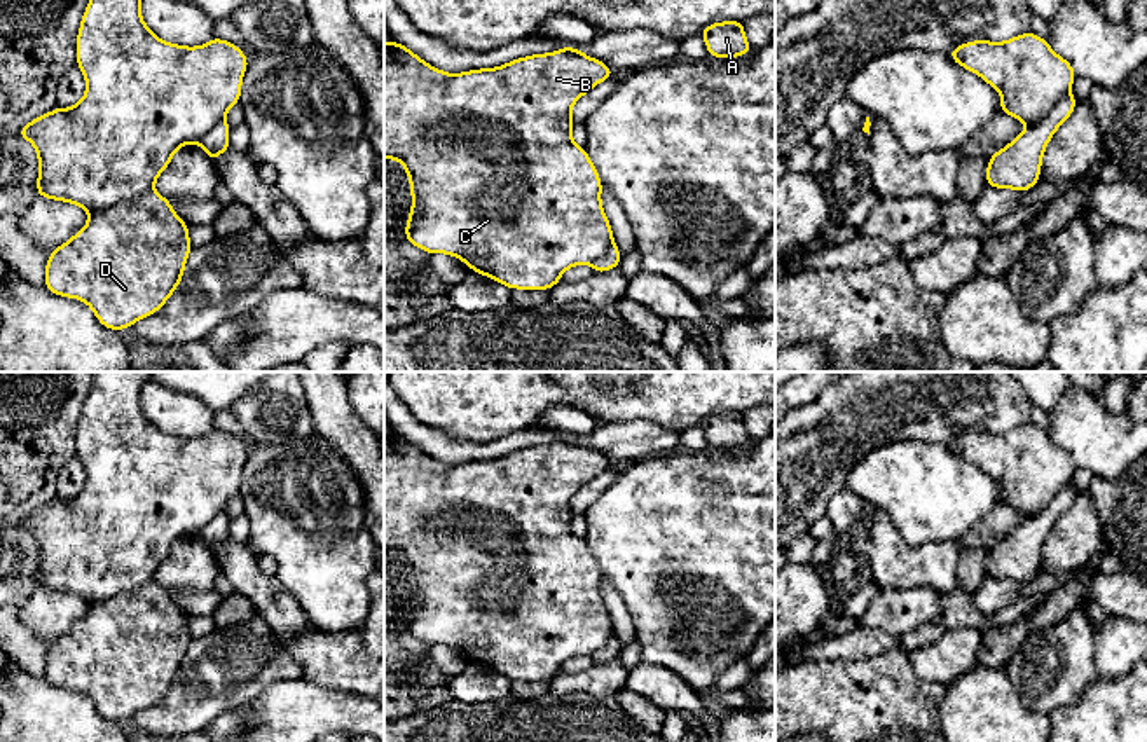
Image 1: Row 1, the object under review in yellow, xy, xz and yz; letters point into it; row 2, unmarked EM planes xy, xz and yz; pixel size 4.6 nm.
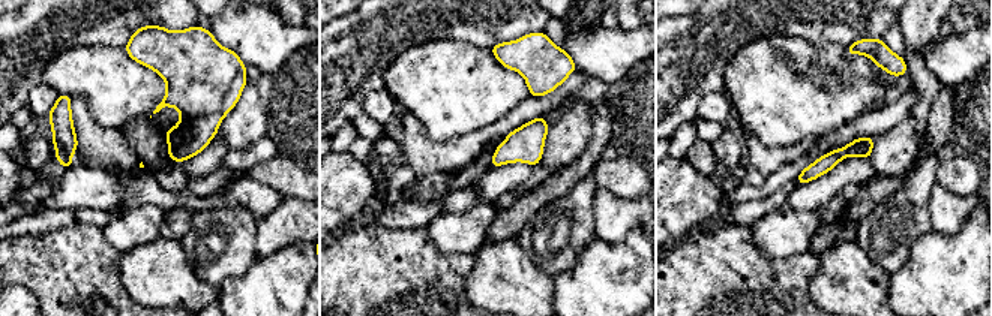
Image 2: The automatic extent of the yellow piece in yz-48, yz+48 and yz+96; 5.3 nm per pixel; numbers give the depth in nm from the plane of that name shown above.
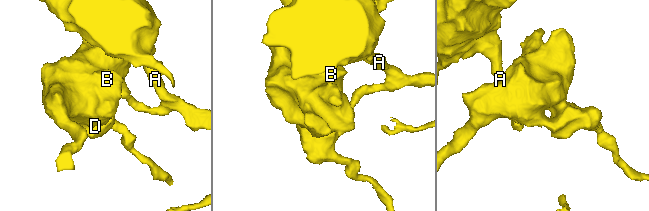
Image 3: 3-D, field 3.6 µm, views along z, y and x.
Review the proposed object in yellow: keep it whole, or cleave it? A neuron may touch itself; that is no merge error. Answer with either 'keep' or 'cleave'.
cleave

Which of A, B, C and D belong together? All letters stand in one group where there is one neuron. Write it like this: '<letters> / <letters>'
A / B C D

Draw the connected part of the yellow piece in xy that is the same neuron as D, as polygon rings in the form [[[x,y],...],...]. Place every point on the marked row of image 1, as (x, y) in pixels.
[[[89,0],[77,33],[84,98],[72,108],[56,106],[17,131],[38,155],[38,197],[72,203],[89,213],[86,227],[49,255],[44,286],[54,295],[86,302],[103,326],[119,332],[159,311],[183,278],[192,250],[189,225],[154,185],[180,147],[199,143],[241,101],[241,82],[250,63],[237,45],[218,37],[197,47],[161,40],[145,24],[140,3]]]

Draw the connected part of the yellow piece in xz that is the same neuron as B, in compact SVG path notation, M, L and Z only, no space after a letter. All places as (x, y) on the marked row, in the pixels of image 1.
M384 44L384 159L400 161L409 175L412 210L405 237L416 248L463 260L510 290L550 290L574 265L592 265L615 243L602 210L602 182L587 148L571 138L571 108L615 72L576 47L531 54L498 68L445 73L405 45Z

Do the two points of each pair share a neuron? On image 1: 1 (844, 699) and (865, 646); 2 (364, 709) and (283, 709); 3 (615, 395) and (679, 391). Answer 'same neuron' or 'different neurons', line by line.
1: different neurons
2: same neuron
3: same neuron

